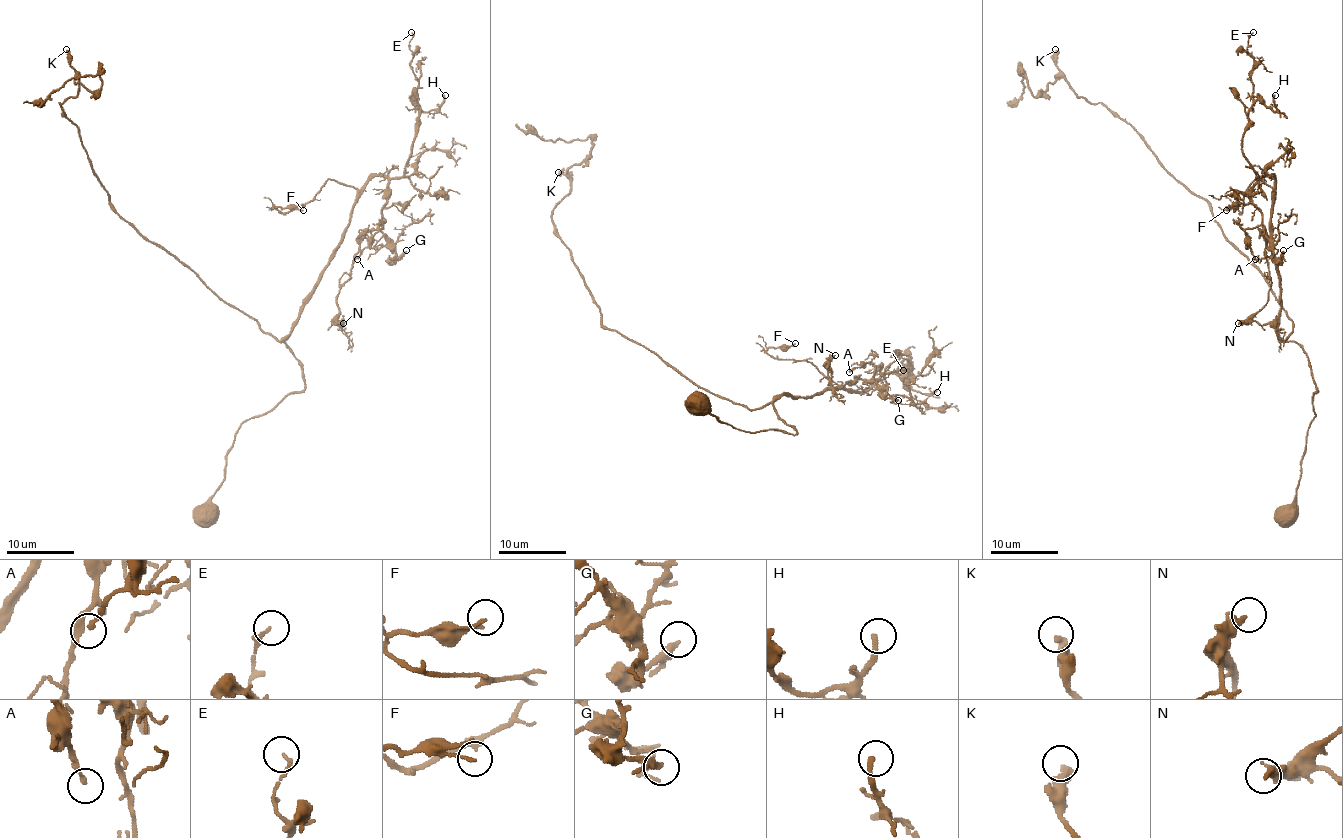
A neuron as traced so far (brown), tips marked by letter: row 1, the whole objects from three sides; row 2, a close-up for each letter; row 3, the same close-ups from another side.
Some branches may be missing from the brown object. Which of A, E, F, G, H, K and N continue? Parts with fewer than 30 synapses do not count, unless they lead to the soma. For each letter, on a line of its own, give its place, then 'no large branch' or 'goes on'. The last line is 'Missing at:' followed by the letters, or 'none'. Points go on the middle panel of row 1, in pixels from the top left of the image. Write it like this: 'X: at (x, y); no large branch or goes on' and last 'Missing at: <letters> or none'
A: at (849, 372); no large branch
E: at (903, 370); no large branch
F: at (795, 343); no large branch
G: at (898, 400); no large branch
H: at (937, 392); goes on
K: at (558, 172); no large branch
N: at (835, 355); no large branch
Missing at: H

